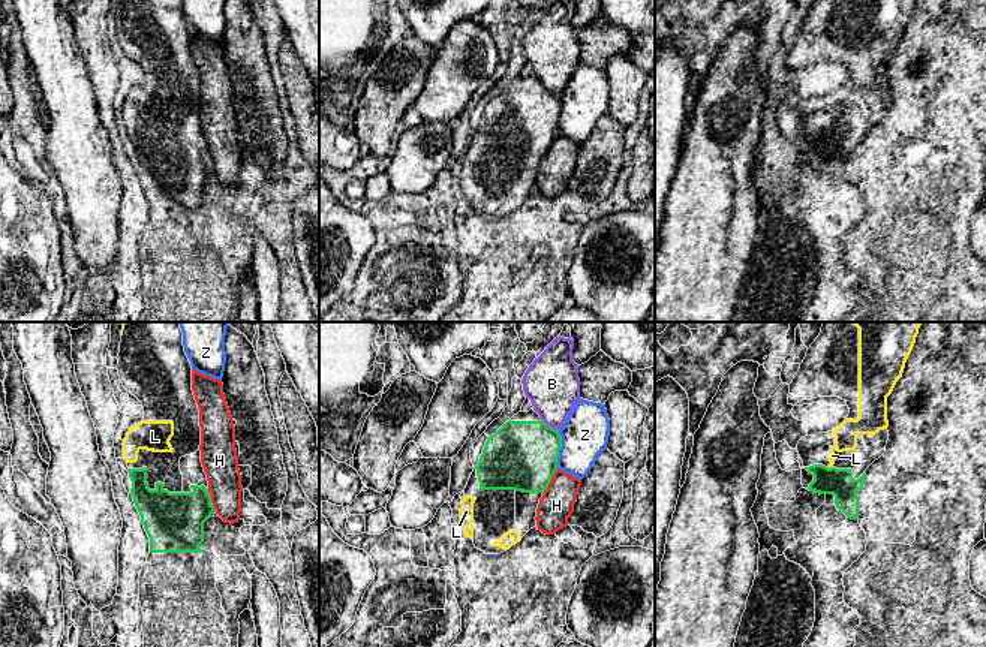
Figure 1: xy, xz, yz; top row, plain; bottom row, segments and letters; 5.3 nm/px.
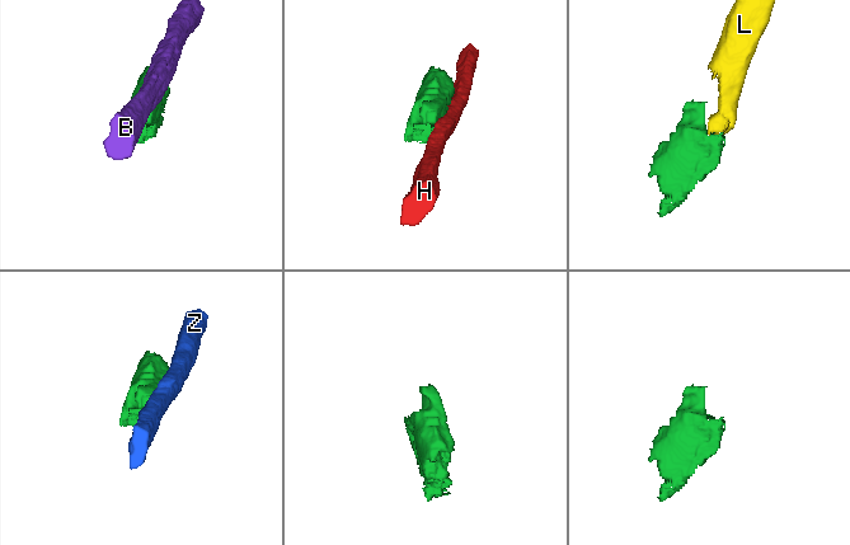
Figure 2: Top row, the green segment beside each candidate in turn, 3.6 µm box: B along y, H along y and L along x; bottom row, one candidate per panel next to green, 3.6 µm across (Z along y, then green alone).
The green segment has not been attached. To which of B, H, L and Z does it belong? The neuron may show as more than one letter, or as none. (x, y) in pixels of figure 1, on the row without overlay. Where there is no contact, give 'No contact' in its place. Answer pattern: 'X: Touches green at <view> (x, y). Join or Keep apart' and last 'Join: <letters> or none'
B: Touches green at xz (550, 92). Keep apart
H: Touches green at xz (550, 144). Keep apart
L: Touches green at yz (827, 132). Join
Z: Touches green at xz (559, 113). Keep apart
Join: L

